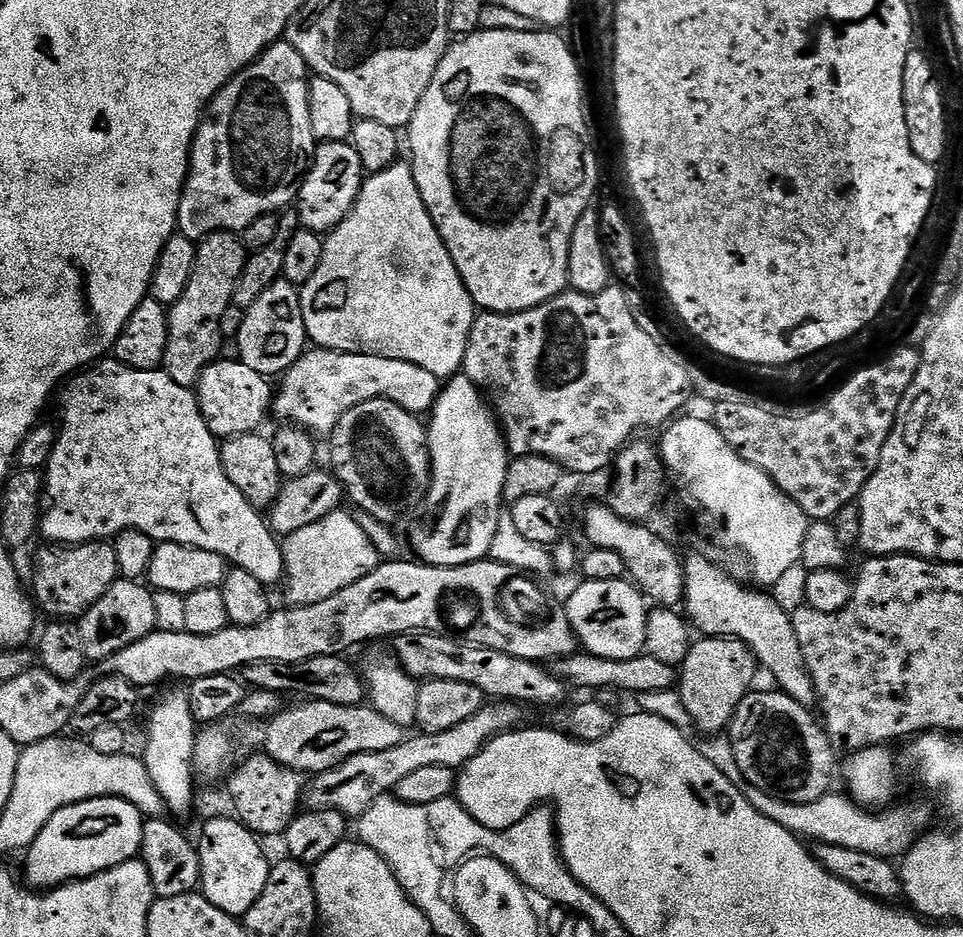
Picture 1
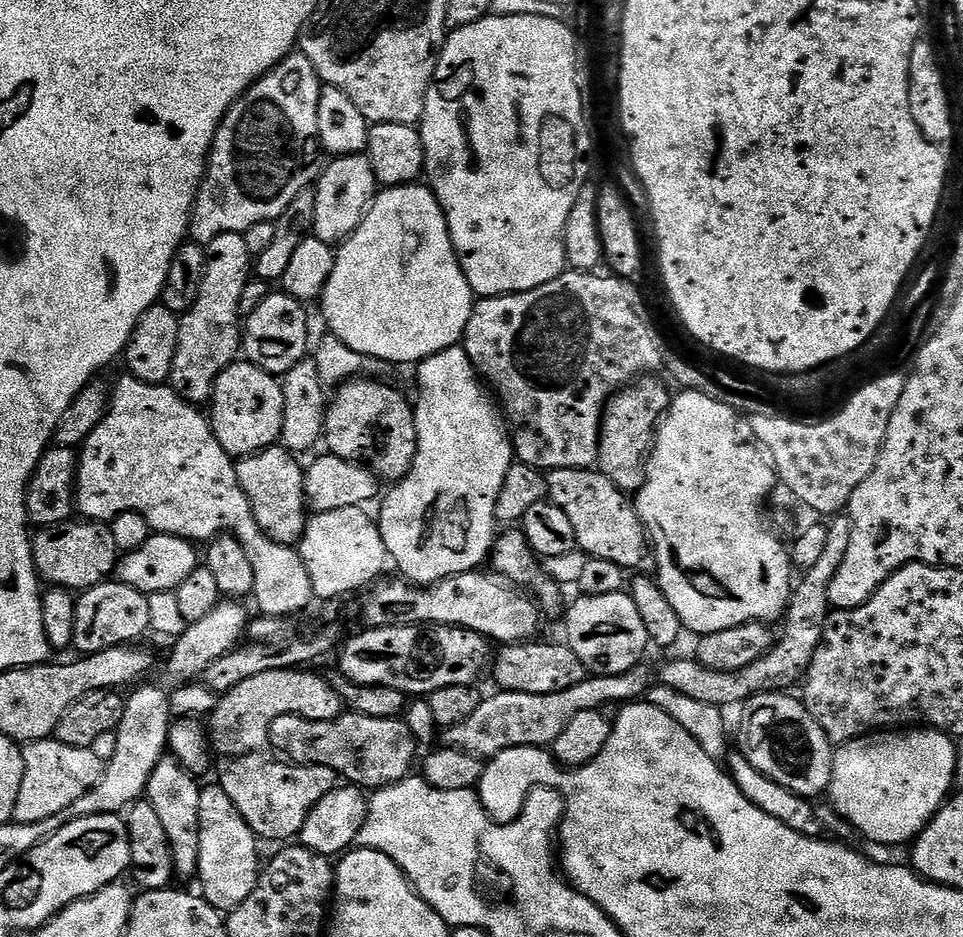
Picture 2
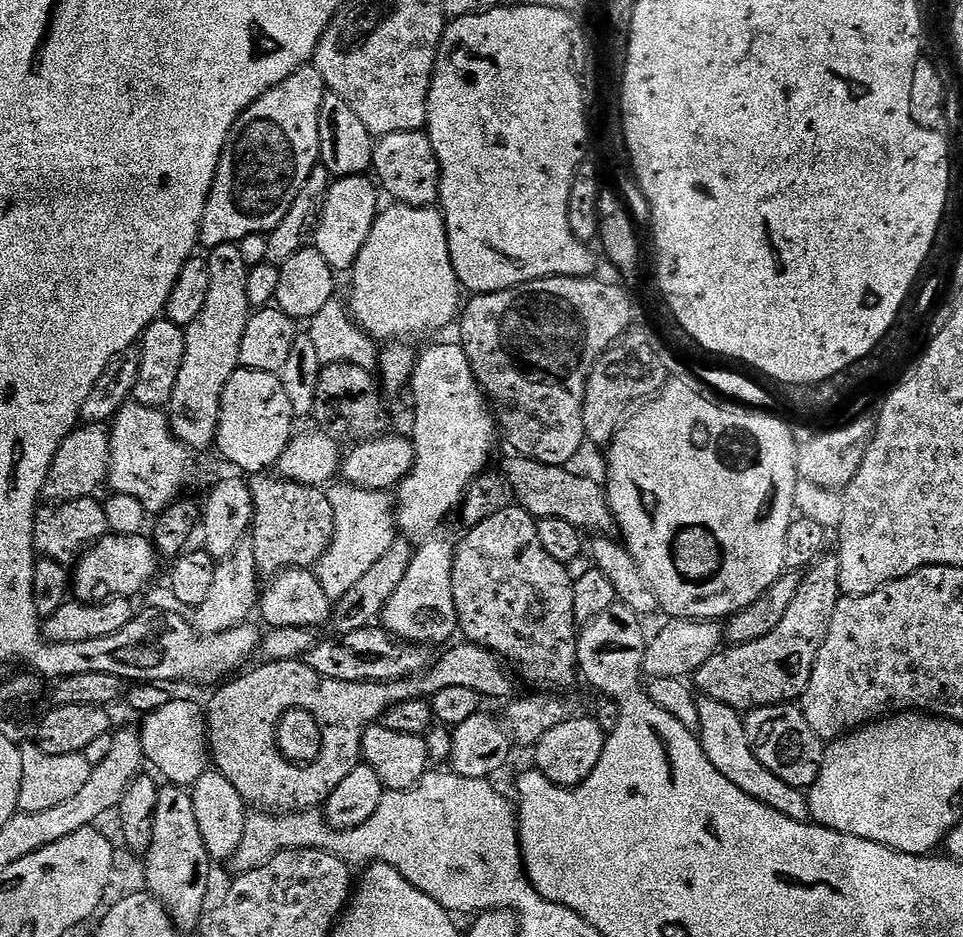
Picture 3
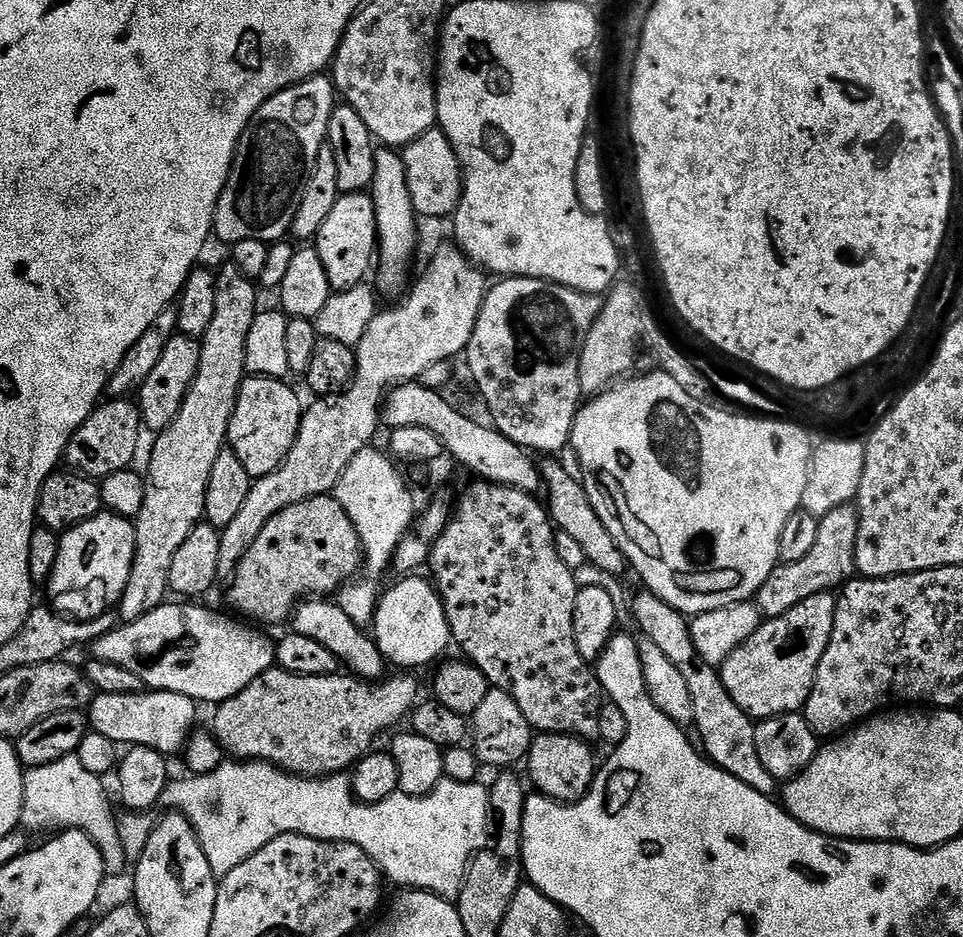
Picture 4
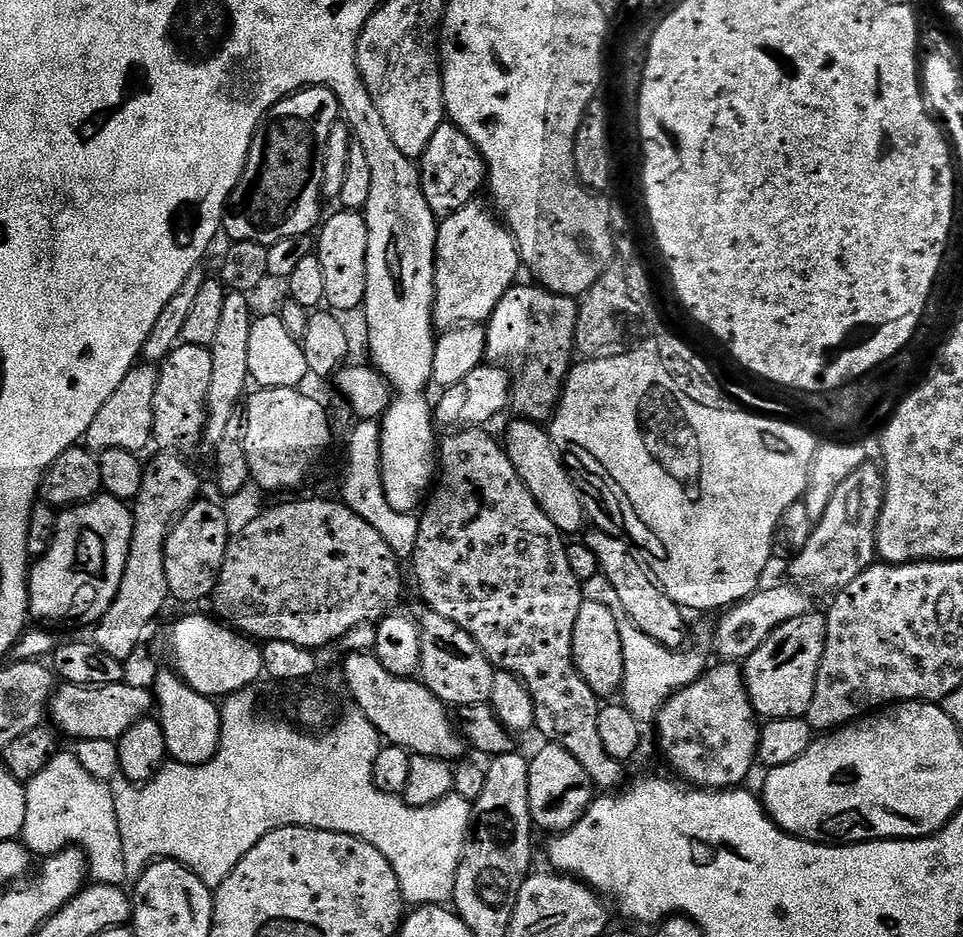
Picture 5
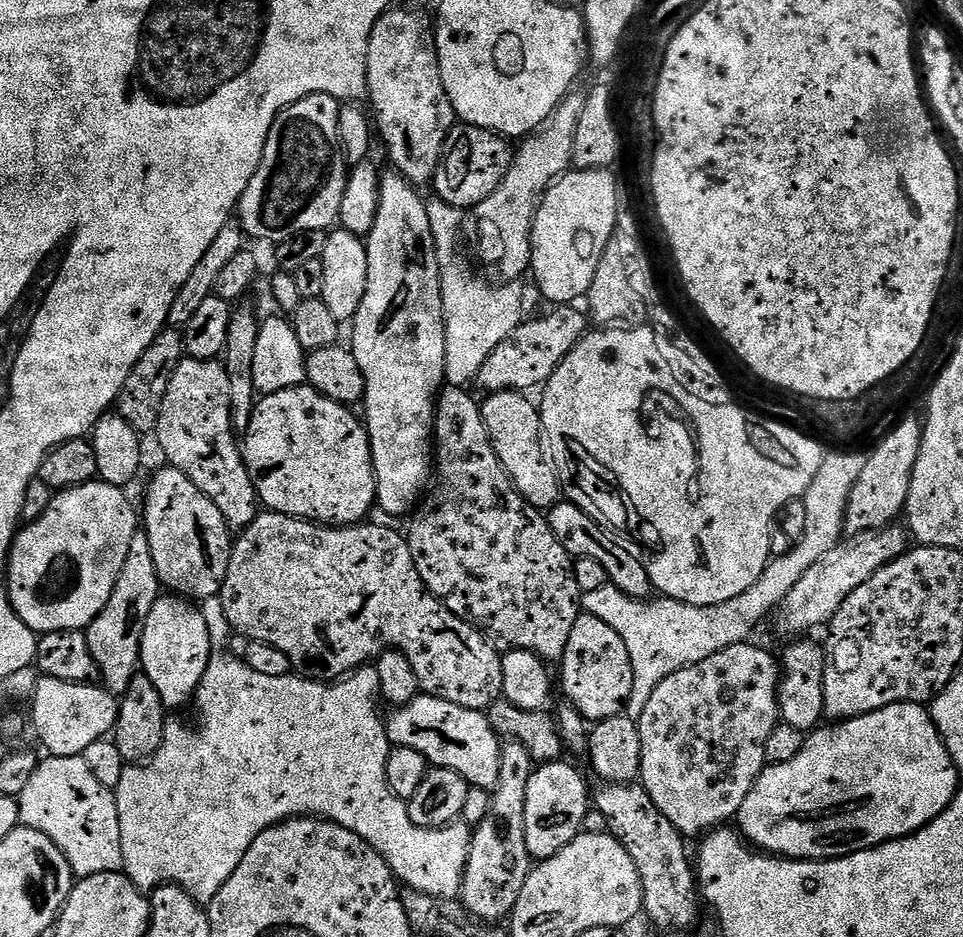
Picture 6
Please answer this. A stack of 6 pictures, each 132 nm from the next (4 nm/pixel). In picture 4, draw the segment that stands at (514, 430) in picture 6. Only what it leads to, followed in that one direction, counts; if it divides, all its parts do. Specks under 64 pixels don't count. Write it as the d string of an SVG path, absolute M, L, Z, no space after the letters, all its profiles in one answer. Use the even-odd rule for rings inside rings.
M544 458L538 464L543 483L546 485L546 492L548 488L546 507L553 525L559 531L572 535L582 545L588 563L598 566L598 570L606 570L606 574L617 578L623 577L623 572L627 573L630 565L624 552L618 546L618 542L614 542L614 534L610 534L610 530L606 530L602 518L598 518L598 513L595 512L594 506L590 506L590 498L586 494L583 483L575 475L572 477L556 460L559 459Z

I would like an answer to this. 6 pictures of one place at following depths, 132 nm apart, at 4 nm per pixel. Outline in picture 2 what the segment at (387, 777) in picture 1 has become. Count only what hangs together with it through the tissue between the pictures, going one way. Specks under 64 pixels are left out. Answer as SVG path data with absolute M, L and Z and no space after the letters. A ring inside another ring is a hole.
M637 666L629 672L619 672L617 676L589 675L587 680L578 682L578 686L570 686L570 690L561 690L559 694L518 694L496 690L493 696L485 695L481 699L478 710L474 710L466 722L443 729L442 740L447 747L481 758L491 758L511 748L548 748L577 714L603 709L605 704L623 706L639 701L649 687L647 670L644 666Z

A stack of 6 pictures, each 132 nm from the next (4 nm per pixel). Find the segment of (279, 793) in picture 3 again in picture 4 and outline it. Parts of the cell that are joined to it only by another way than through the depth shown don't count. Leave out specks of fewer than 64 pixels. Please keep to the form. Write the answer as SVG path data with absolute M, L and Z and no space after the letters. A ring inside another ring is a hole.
M278 666L260 674L234 698L215 709L212 734L227 755L247 762L262 760L291 772L294 776L319 778L339 776L355 768L363 756L373 751L376 735L387 728L395 729L409 719L410 713L421 703L420 684L412 674L389 675L379 682L361 680L351 674L334 676L294 675Z

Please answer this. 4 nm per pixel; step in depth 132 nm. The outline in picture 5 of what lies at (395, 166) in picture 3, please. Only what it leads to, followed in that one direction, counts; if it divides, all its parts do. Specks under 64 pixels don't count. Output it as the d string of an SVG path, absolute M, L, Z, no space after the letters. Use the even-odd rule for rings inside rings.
M451 122L438 126L434 138L430 138L430 146L426 146L424 155L418 161L422 194L426 194L426 202L430 202L430 210L438 218L443 218L462 210L462 206L473 203L476 196L486 184L488 166L484 163L482 154L462 134L462 130Z

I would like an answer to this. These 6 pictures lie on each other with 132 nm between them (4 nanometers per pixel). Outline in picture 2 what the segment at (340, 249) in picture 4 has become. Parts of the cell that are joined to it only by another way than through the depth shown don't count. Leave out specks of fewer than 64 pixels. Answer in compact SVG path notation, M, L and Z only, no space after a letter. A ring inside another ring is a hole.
M367 155L337 156L332 165L321 171L314 187L316 190L316 205L314 206L314 222L312 232L319 240L339 246L358 230L364 221L364 215L372 206L372 201L378 195L376 175Z

